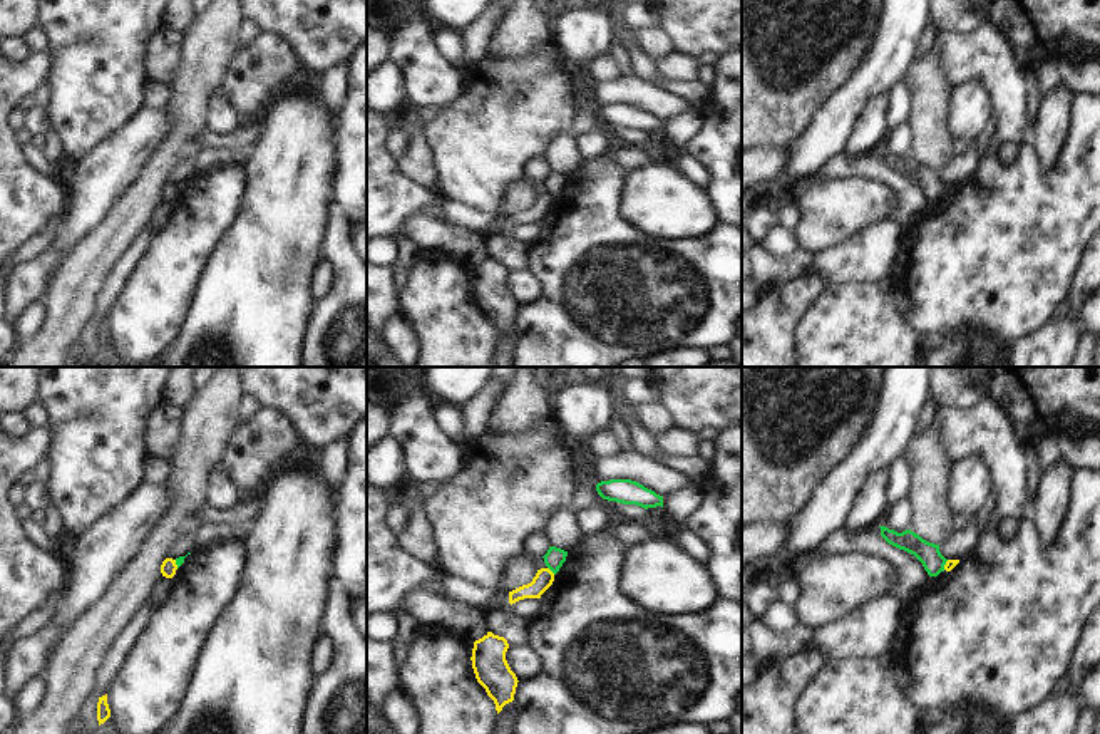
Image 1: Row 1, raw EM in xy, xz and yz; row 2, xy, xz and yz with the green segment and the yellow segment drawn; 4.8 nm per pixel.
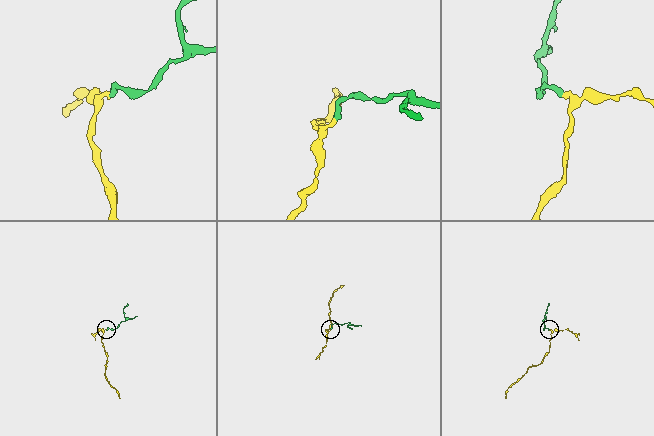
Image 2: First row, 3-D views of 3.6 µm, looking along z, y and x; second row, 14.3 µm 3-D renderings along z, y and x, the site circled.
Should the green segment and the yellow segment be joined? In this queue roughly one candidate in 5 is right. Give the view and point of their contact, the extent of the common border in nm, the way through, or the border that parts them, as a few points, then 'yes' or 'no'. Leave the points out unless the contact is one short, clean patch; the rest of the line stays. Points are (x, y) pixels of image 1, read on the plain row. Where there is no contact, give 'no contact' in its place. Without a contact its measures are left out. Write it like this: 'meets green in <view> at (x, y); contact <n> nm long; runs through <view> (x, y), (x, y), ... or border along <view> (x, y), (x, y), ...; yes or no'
meets green in xz at (551, 195); contact 50 nm long; border along xz (548, 191), (555, 198); no

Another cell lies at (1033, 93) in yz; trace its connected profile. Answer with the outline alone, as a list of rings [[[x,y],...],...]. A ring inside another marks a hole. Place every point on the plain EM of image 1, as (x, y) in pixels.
[[[1030,55],[1025,57],[1025,65],[1023,65],[1023,79],[1026,82],[1026,102],[1028,102],[1028,111],[1030,111],[1030,121],[1036,121],[1036,112],[1040,109],[1040,101],[1043,97],[1038,75],[1036,75],[1036,64],[1031,60]]]

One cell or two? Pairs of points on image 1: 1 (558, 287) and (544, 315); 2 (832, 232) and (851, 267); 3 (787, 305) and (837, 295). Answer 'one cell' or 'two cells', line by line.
1: one cell
2: two cells
3: two cells

